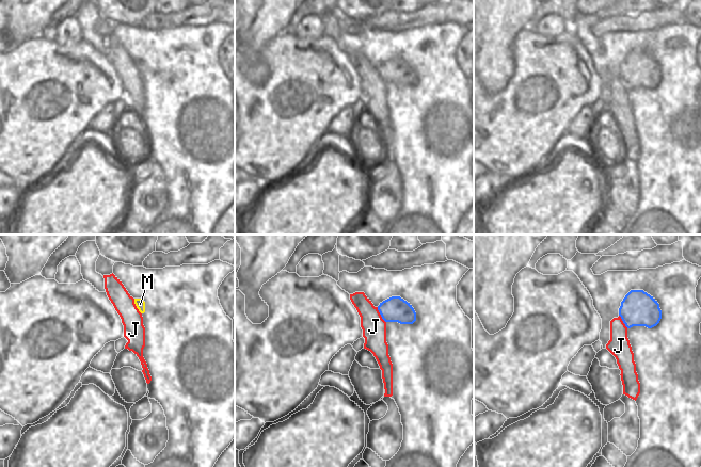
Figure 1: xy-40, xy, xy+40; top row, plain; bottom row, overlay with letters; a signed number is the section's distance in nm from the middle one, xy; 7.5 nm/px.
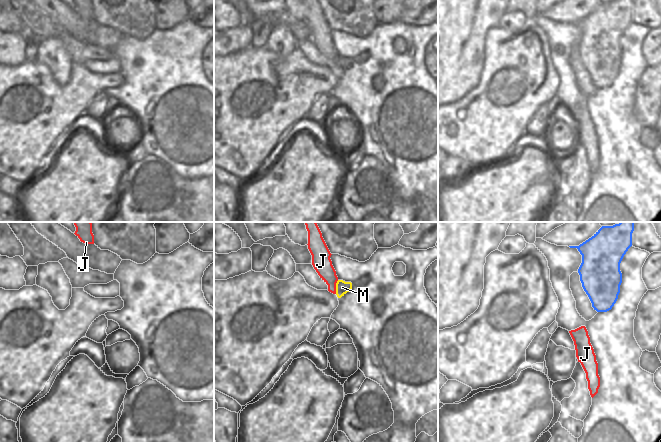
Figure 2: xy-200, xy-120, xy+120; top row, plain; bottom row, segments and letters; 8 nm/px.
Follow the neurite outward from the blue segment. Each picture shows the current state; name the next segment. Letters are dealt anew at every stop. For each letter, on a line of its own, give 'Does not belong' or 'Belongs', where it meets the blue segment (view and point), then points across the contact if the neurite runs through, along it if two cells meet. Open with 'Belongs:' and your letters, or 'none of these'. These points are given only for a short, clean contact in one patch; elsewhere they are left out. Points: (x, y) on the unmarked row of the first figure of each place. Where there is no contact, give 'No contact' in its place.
Belongs: M
J: Does not belong. Touches blue at xy (380, 75). Boundary: xy (377, 68), (385, 83)
M: Belongs. No contact

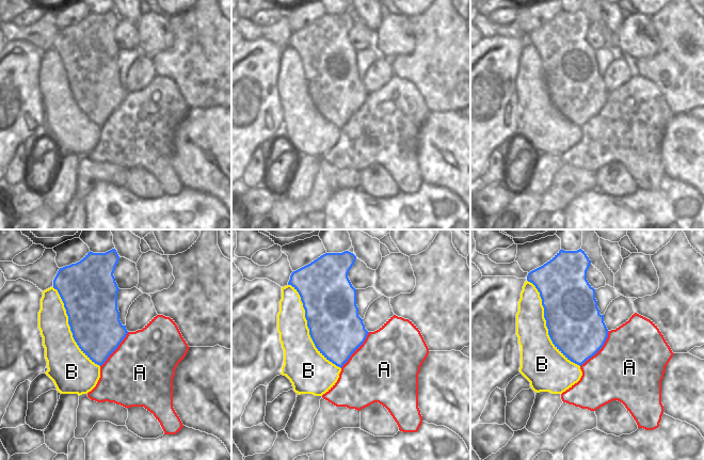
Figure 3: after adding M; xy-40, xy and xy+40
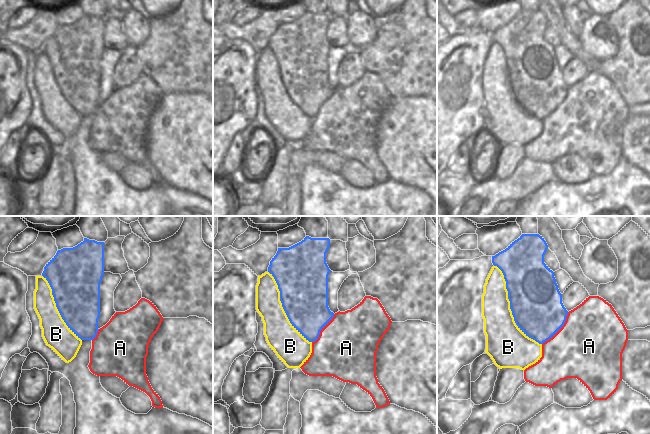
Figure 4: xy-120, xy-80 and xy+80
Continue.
Belongs: none of these
A: Does not belong. Touches blue at xy+40 (598, 110)
B: Does not belong. Touches blue at xy+40 (546, 85)

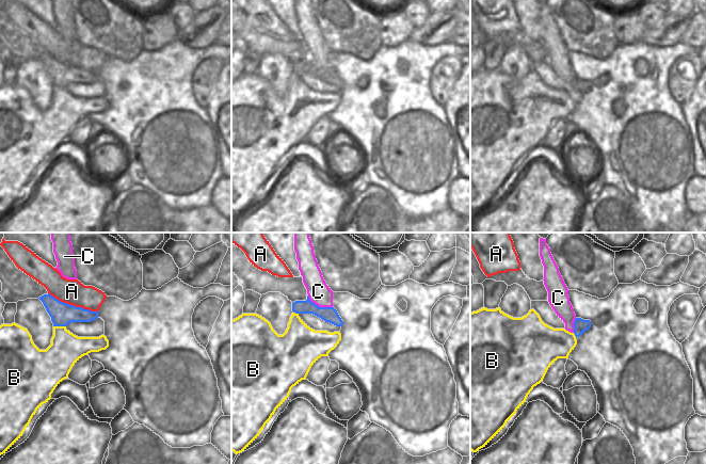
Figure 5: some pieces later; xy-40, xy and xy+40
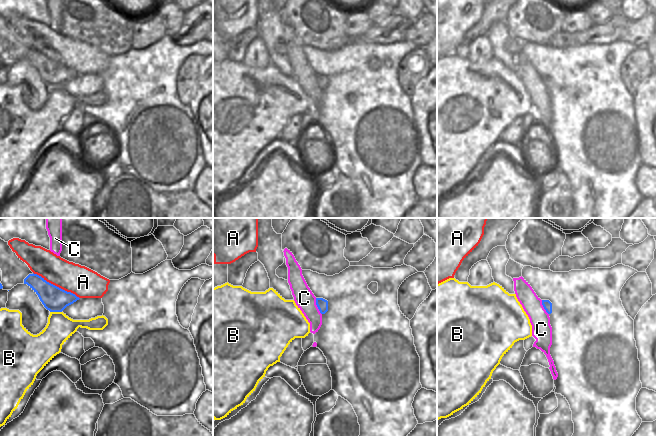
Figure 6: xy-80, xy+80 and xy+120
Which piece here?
Belongs: none of these
A: Does not belong. Touches blue at xy-40 (73, 66)
B: Does not belong. Touches blue at xy-40 (60, 86)
C: Does not belong. Touches blue at xy (318, 67). Boundary: xy (307, 57), (319, 67), (332, 68)

